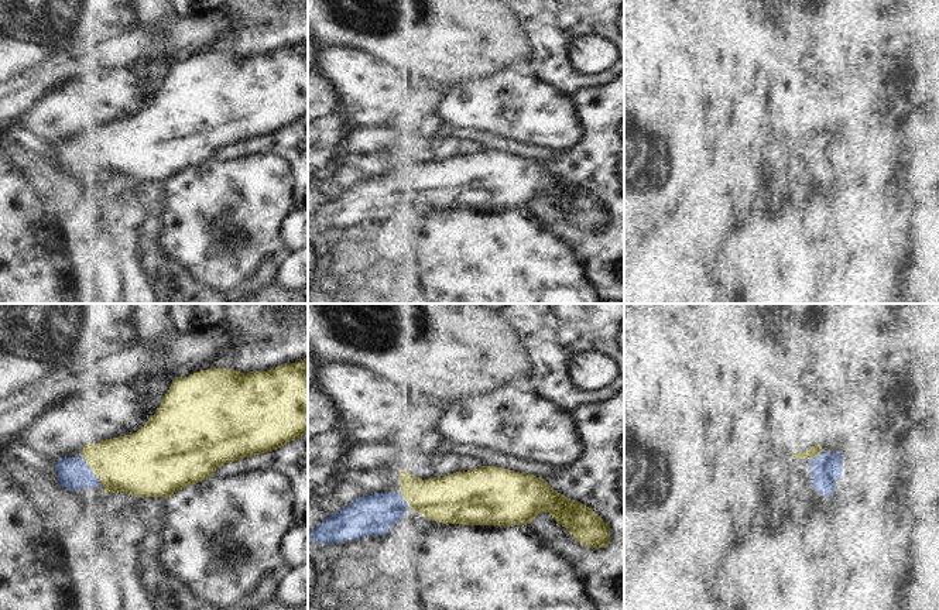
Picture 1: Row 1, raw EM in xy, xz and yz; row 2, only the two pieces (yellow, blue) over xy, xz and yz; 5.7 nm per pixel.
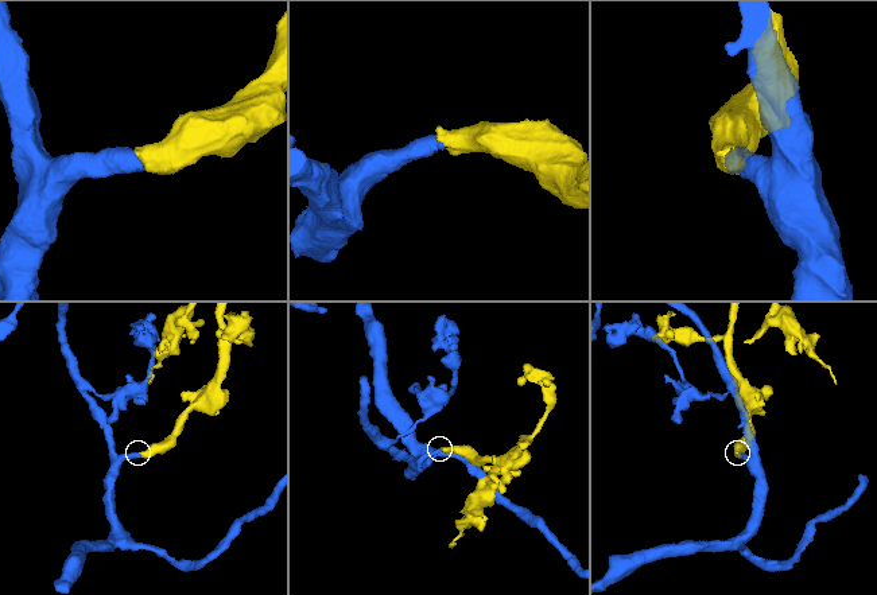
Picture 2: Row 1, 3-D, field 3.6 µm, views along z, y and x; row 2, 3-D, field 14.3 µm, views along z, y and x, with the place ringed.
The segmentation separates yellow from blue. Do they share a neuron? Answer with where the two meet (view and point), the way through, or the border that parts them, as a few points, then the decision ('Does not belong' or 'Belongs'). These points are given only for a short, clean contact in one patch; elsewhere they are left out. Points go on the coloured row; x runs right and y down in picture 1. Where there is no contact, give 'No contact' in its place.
Touches yellow at xy (89, 466). Belongs

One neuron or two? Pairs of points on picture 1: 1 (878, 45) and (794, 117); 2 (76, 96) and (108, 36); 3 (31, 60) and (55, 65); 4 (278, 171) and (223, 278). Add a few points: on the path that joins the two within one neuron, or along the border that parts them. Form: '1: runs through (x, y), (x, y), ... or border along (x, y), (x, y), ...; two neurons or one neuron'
1: runs through (860, 67), (828, 99), (815, 100); one neuron
2: border along (103, 68), (133, 71); two neurons
3: border along (71, 47), (14, 76); two neurons
4: runs through (253, 198), (253, 239), (243, 252); one neuron

